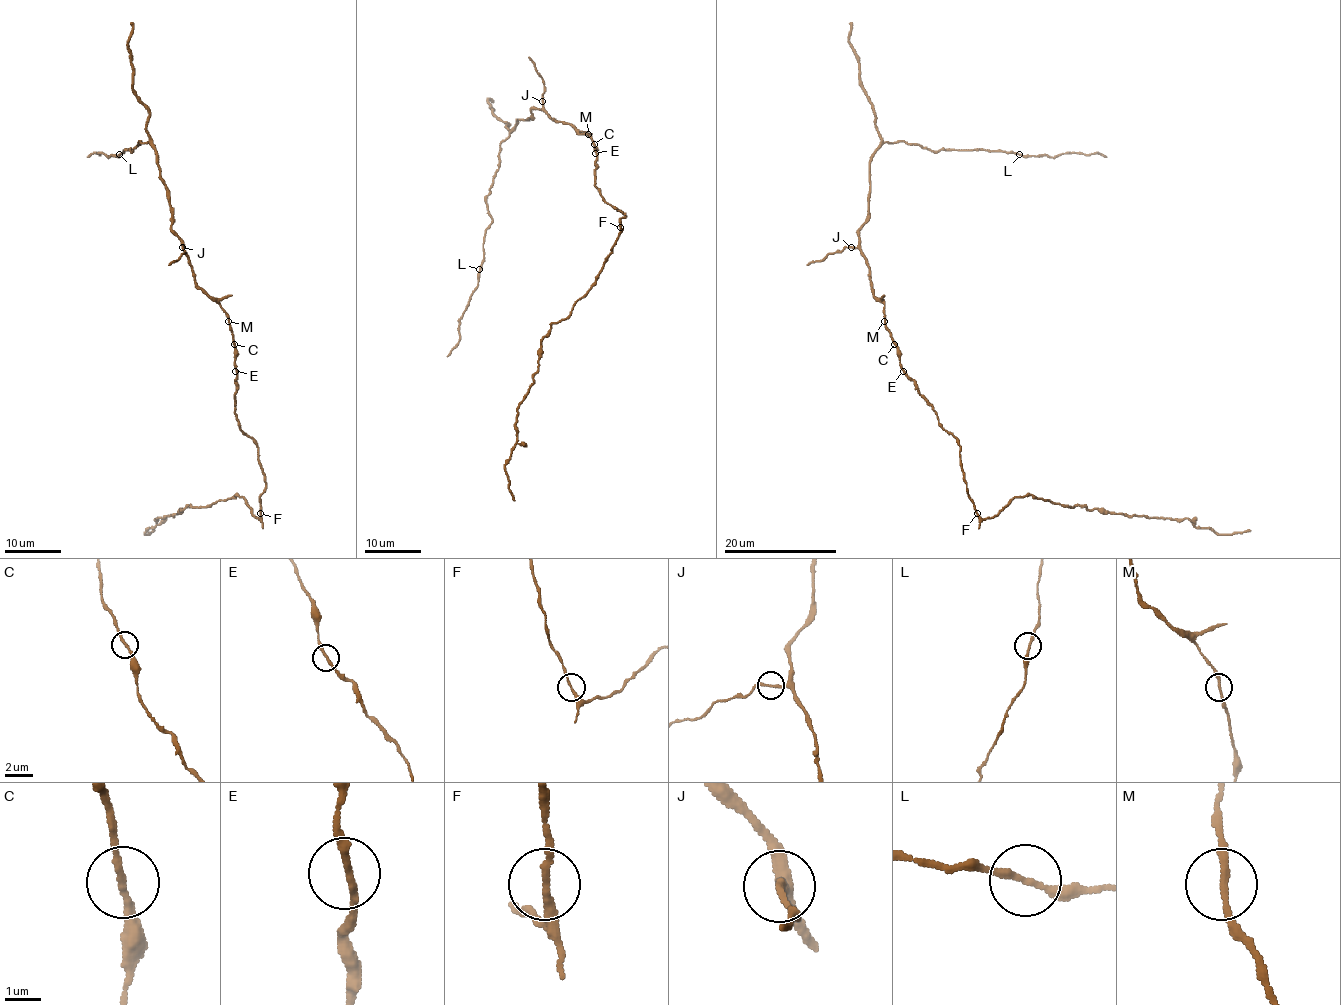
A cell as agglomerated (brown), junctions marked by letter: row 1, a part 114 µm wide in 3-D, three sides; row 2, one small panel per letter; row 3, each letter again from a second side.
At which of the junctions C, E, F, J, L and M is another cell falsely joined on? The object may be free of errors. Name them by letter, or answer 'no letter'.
F

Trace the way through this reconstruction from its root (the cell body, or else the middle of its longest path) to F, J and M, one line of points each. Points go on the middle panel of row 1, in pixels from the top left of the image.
F: (597, 153), (594, 185), (604, 199), (625, 216), (619, 220), (619, 227)
J: (597, 153), (588, 135), (580, 135), (570, 125), (553, 120), (542, 106), (542, 101)
M: (597, 153), (588, 135)

